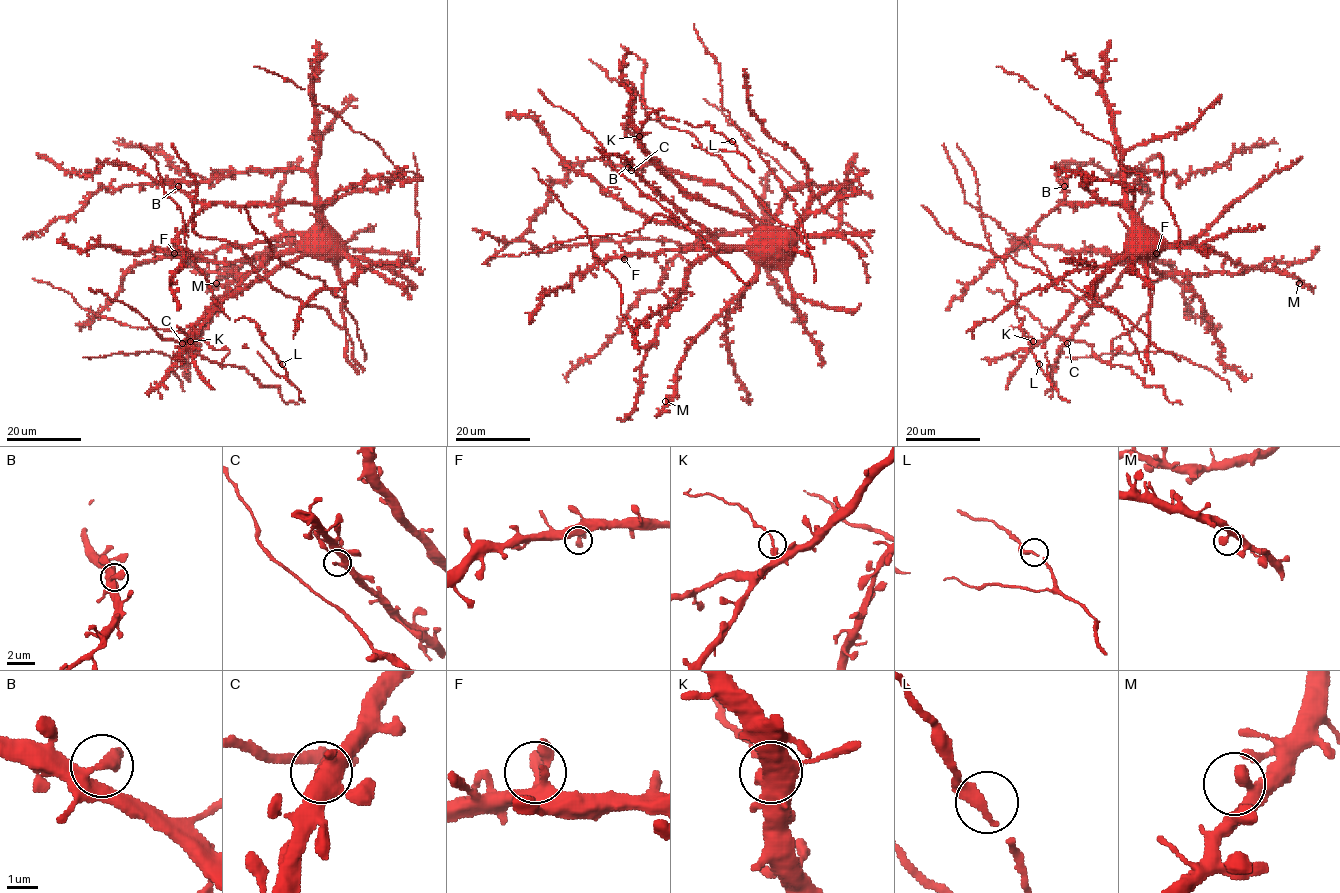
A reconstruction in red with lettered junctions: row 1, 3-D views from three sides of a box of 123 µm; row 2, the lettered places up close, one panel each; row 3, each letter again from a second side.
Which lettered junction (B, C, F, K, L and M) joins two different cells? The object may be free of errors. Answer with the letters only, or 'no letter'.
K

